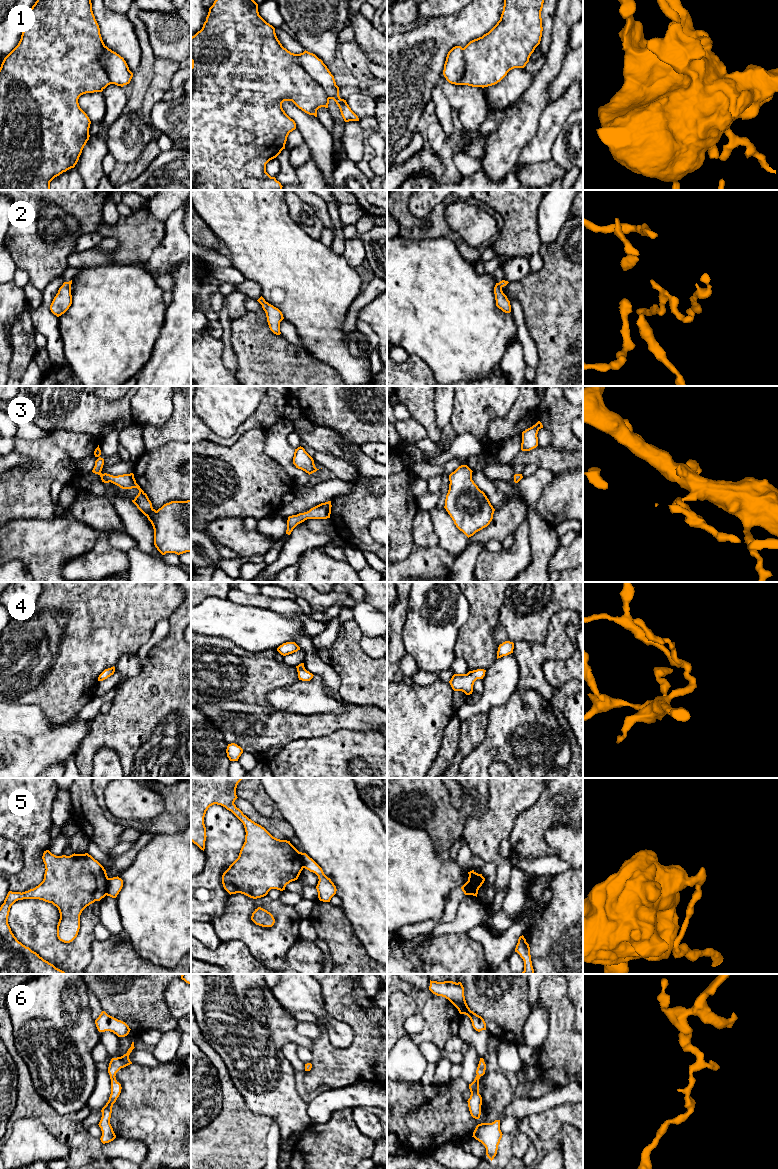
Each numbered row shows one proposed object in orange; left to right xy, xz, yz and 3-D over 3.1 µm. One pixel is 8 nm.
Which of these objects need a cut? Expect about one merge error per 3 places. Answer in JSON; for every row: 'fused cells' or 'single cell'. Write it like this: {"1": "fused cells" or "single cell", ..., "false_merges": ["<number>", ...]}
{"1": "single cell", "2": "single cell", "3": "single cell", "4": "single cell", "5": "fused cells", "6": "single cell", "false_merges": ["5"]}

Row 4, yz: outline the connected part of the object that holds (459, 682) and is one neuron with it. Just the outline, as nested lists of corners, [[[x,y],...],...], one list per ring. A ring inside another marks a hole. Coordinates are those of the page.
[[[477,669],[469,671],[467,674],[454,674],[449,681],[454,691],[462,691],[466,695],[470,695],[473,692],[473,685],[477,679],[483,679],[486,670]]]

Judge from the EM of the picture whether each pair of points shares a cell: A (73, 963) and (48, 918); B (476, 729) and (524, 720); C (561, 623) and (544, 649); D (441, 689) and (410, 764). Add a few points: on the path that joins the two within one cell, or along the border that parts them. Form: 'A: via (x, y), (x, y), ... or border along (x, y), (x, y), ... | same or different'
A: via (62, 952), (48, 938), (48, 929) | same
B: border along (487, 712), (486, 735), (475, 748) | different
C: via (557, 629), (557, 636), (550, 643) | same
D: via (427, 708), (410, 725), (410, 745) | same

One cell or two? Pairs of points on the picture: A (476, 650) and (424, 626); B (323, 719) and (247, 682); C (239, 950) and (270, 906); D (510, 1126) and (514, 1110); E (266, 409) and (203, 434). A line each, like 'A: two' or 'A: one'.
A: two
B: two
C: two
D: two
E: one

